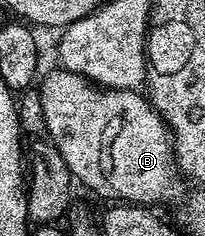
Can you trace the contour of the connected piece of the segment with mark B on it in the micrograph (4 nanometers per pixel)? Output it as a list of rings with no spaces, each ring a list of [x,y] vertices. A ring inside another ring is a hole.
[[[64,68],[58,69],[58,71],[59,71],[58,74],[49,74],[46,76],[45,79],[43,79],[44,77],[42,77],[40,79],[40,82],[42,81],[41,82],[41,114],[43,117],[45,117],[46,128],[49,129],[51,133],[58,134],[58,138],[55,139],[55,145],[56,145],[57,149],[60,150],[62,154],[64,154],[65,159],[67,160],[67,168],[70,170],[70,172],[73,173],[74,179],[76,179],[76,181],[78,183],[80,183],[80,185],[82,182],[82,184],[85,185],[87,189],[94,190],[94,192],[97,193],[99,197],[113,198],[113,199],[109,199],[109,200],[116,200],[118,203],[121,203],[121,204],[136,204],[139,206],[152,207],[154,205],[153,202],[159,201],[160,198],[171,197],[172,194],[175,193],[177,190],[177,178],[179,179],[179,167],[177,165],[177,160],[176,160],[176,157],[173,152],[173,144],[171,141],[169,127],[166,126],[164,120],[162,120],[162,118],[160,118],[160,116],[157,115],[157,111],[154,110],[153,105],[151,103],[149,103],[148,97],[146,97],[146,95],[144,93],[138,92],[136,89],[114,90],[114,91],[112,91],[112,93],[110,93],[110,91],[108,91],[104,88],[98,88],[96,85],[94,85],[94,83],[90,82],[89,79],[84,78],[82,76],[82,74],[73,74],[69,70],[66,70]]]

